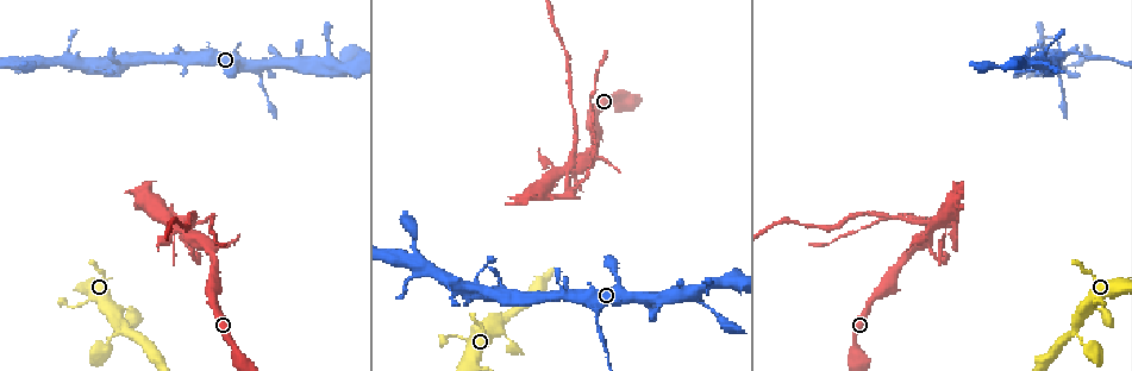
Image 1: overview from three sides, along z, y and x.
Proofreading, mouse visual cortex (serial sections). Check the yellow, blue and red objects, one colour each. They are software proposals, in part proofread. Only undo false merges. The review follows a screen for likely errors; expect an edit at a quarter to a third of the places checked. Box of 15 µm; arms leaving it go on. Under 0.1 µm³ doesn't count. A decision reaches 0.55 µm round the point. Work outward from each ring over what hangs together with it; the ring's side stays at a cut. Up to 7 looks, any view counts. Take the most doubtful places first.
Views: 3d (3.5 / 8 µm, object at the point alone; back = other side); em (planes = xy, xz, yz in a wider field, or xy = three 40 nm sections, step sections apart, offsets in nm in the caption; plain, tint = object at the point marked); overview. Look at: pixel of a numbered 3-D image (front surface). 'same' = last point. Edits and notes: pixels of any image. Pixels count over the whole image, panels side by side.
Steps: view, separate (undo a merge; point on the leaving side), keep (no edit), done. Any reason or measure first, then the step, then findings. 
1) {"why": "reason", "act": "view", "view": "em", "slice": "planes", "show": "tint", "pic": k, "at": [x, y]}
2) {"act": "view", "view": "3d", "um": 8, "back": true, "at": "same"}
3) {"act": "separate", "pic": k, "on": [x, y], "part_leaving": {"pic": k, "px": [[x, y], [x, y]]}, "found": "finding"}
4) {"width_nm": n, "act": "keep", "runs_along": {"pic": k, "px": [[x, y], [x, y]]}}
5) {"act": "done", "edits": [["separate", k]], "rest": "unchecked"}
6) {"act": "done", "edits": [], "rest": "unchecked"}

{"act": "view", "view": "3d", "um": 3.5, "pic": 1, "at": [562, 171]}

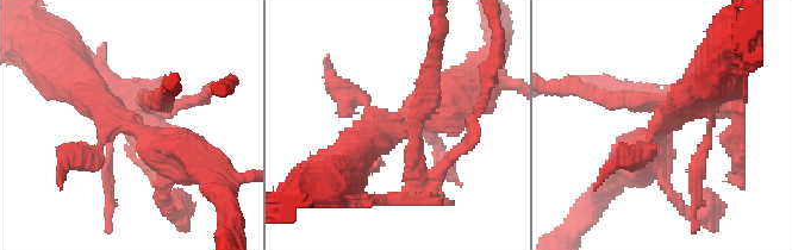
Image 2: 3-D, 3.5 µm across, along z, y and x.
{"why": "need the tissue", "act": "view", "view": "em", "slice": "xy", "step": 5, "show": "tint", "pic": 2, "at": [126, 122]}

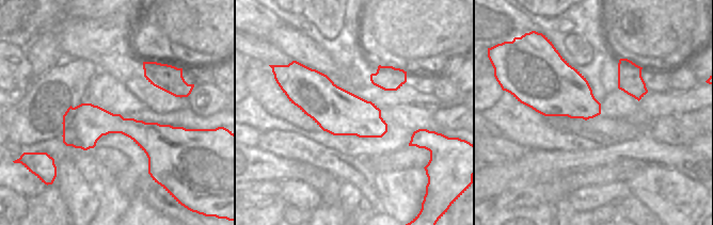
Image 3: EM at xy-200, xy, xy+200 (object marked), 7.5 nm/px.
{"act": "keep", "runs_along": {"pic": 2, "px": [[459, 98], [400, 119], [349, 174]]}, "found": "one cell here"}

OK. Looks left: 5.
{"why": "a narrow waist", "act": "view", "view": "3d", "um": 3.5, "back": true, "pic": 1, "at": [1082, 56]}

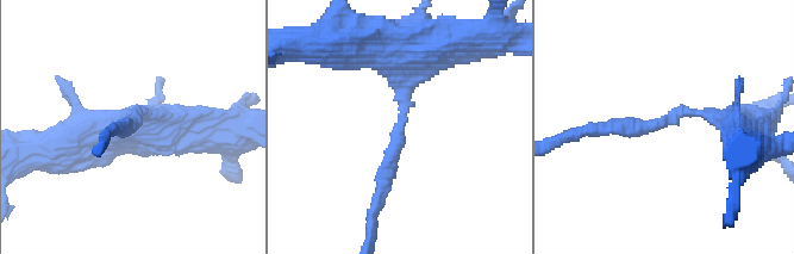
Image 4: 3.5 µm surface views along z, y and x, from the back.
{"arm_widths_nm": [200, 250], "why": "now the EM", "act": "view", "view": "em", "slice": "xy", "step": 2, "show": "tint", "pic": 4, "at": [131, 119]}

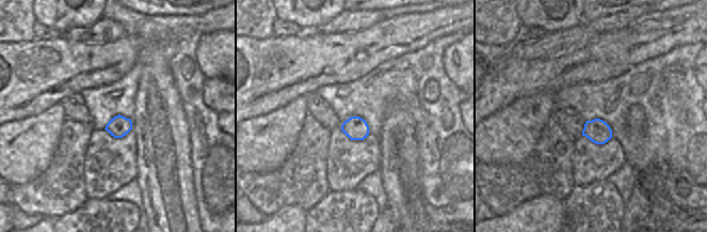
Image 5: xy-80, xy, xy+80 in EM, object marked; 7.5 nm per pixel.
{"act": "keep", "runs_along": {"pic": 4, "px": [[392, 57], [402, 122], [377, 198]]}, "found": "continuous, no second cell"}

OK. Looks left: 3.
{"why": "thin neck", "act": "view", "view": "3d", "um": 3.5, "back": true, "pic": 1, "at": [862, 212]}

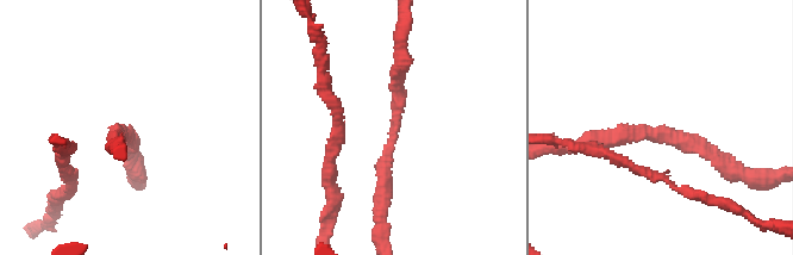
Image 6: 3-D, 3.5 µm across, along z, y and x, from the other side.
{"arm_widths_nm": [150, 200], "why": "need the tissue", "act": "view", "view": "em", "slice": "xy", "step": 2, "show": "plain", "pic": 6, "at": [654, 135]}

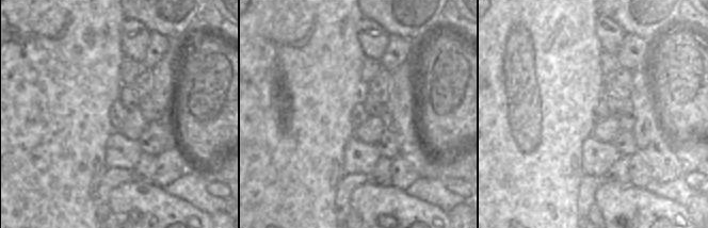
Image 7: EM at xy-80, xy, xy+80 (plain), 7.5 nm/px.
{"why": "where the object lies", "act": "view", "view": "em", "slice": "xy", "step": 2, "show": "tint", "at": "same"}

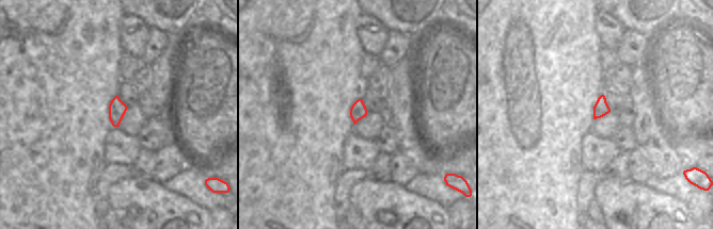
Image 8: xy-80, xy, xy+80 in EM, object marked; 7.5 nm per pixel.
{"act": "keep", "found": "continuous, no second cell"}

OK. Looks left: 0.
{"act": "done", "edits": [], "rest": "unchecked"}

